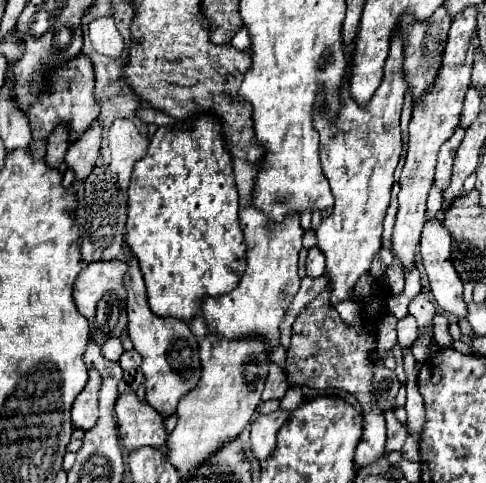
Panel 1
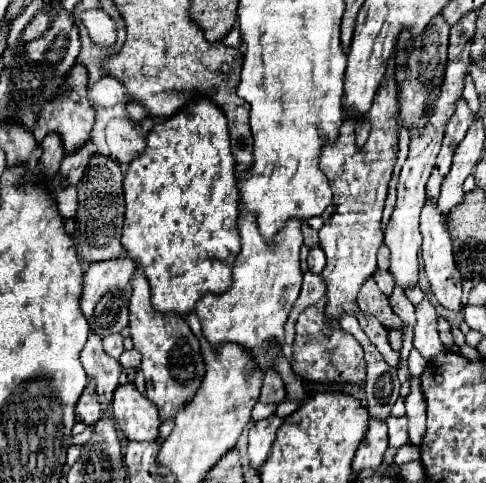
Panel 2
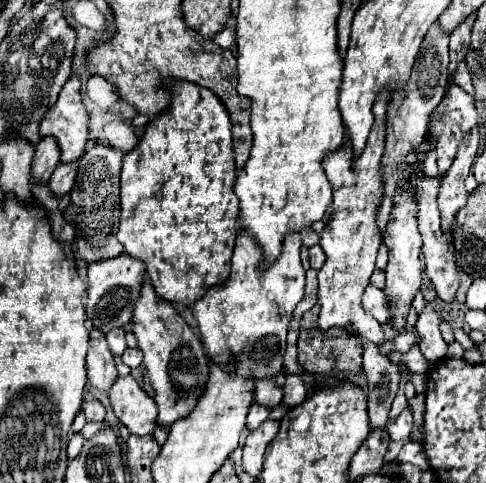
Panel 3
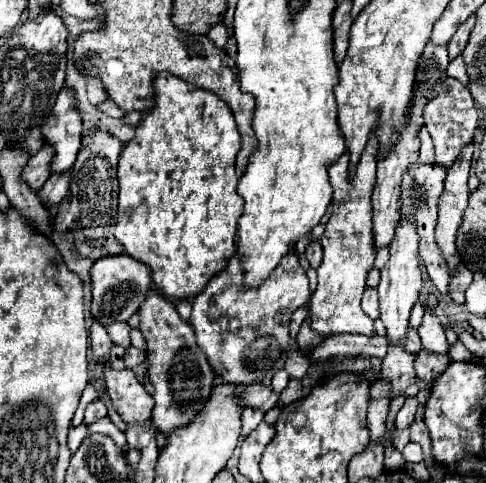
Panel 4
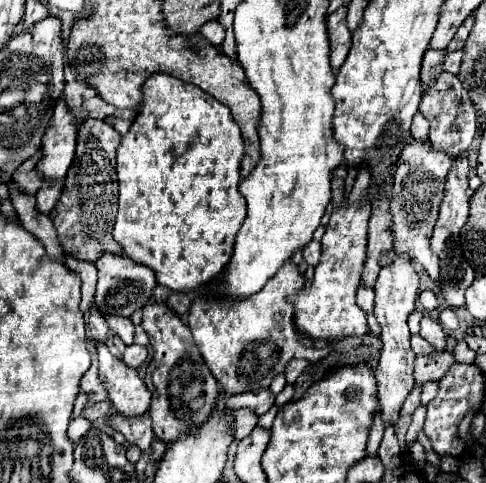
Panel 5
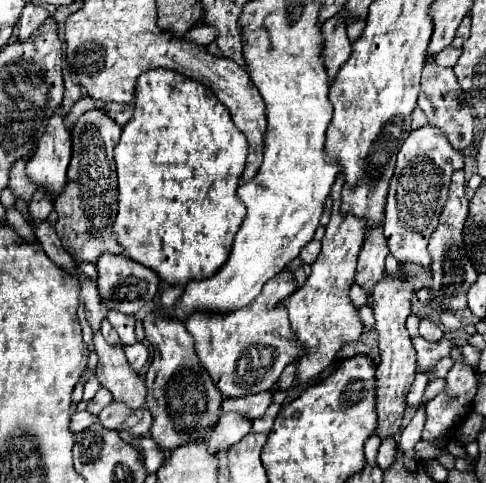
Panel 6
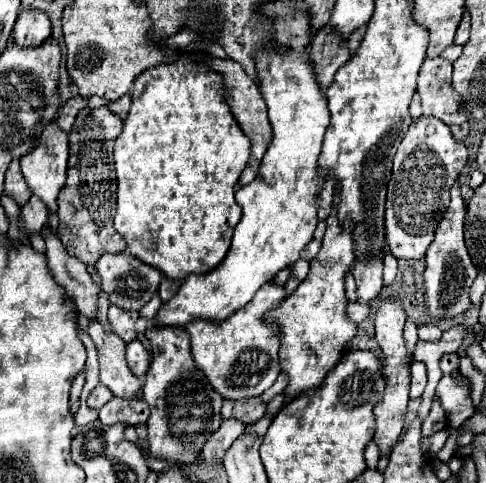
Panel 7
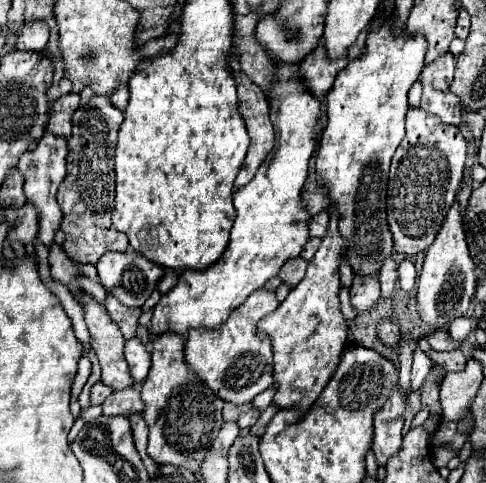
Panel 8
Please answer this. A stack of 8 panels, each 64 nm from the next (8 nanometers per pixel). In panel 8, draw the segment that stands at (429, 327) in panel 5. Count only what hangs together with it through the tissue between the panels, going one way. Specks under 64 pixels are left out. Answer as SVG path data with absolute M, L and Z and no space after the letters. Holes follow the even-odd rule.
M436 330L434 334L428 334L426 338L434 350L458 350L462 346L462 342L452 340L448 332L442 332L442 330Z

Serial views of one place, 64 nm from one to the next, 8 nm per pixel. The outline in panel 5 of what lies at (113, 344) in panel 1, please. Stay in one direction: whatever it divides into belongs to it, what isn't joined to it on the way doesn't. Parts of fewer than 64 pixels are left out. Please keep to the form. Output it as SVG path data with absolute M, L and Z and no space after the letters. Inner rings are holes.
M110 316L106 318L110 330L114 330L114 334L118 334L122 338L124 344L132 344L134 342L134 324L130 318L122 318L122 316Z

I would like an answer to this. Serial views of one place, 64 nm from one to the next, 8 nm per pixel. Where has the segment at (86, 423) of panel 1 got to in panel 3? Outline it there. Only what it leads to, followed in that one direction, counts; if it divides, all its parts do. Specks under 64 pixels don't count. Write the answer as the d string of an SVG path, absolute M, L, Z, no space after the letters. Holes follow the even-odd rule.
M86 396L82 402L82 412L86 414L88 422L102 422L106 418L106 408L100 400L96 400L94 396Z

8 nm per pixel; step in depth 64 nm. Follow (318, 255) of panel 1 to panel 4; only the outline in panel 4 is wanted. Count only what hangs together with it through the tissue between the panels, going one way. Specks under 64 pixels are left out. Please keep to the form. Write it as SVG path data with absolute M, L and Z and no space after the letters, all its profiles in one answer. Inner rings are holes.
M314 240L308 244L306 258L308 258L308 262L310 262L312 268L318 268L318 264L322 263L323 249L319 241Z

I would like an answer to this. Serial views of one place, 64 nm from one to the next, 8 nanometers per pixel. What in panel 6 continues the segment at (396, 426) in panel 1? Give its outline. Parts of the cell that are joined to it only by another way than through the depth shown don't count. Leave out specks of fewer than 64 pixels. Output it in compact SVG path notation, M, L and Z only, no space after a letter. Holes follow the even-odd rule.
M416 372L416 378L414 378L414 382L412 382L412 388L410 388L408 396L406 396L406 402L408 402L410 406L418 406L418 404L420 404L422 396L424 396L424 390L426 390L426 384L428 384L426 372Z

